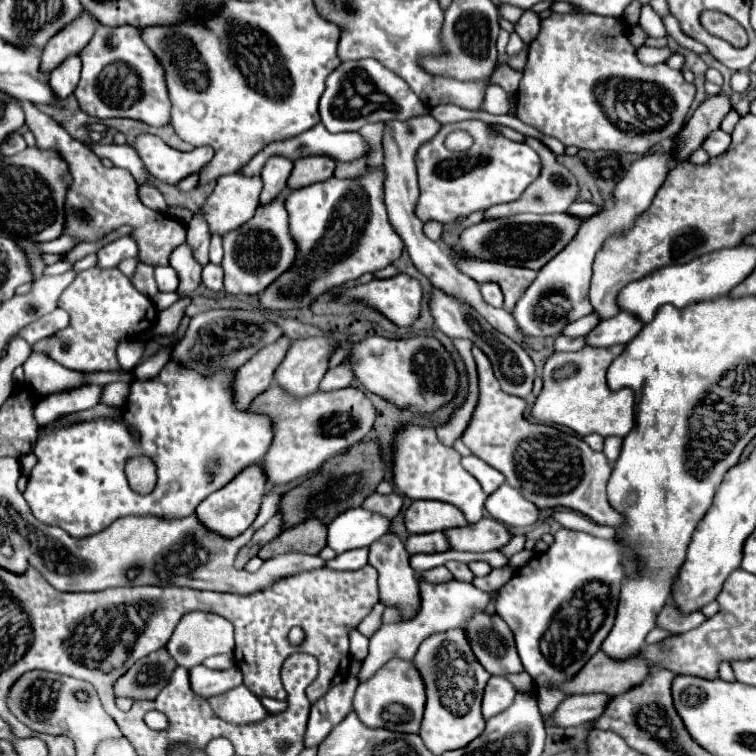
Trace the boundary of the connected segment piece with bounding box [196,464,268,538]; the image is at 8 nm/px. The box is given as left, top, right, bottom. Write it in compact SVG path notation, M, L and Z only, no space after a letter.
M252 464L248 468L244 468L244 472L240 472L232 482L228 482L224 488L220 488L218 492L210 494L206 500L200 502L200 506L196 508L196 516L200 520L200 524L204 524L206 530L222 536L222 538L234 538L240 536L256 518L258 508L260 508L260 500L268 490L268 482L266 476L262 474L260 466Z

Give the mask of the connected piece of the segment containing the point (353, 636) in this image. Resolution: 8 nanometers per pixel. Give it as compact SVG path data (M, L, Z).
M350 630L348 638L351 657L362 662L368 655L369 639L364 634L360 634L358 630Z

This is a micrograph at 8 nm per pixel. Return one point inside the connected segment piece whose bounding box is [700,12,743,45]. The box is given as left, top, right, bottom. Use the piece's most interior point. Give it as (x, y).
(716, 23)

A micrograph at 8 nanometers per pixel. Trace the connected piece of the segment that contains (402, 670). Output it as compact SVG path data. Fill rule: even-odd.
M390 660L368 682L358 684L354 696L354 712L368 728L388 728L394 732L418 732L424 712L424 682L410 660Z

